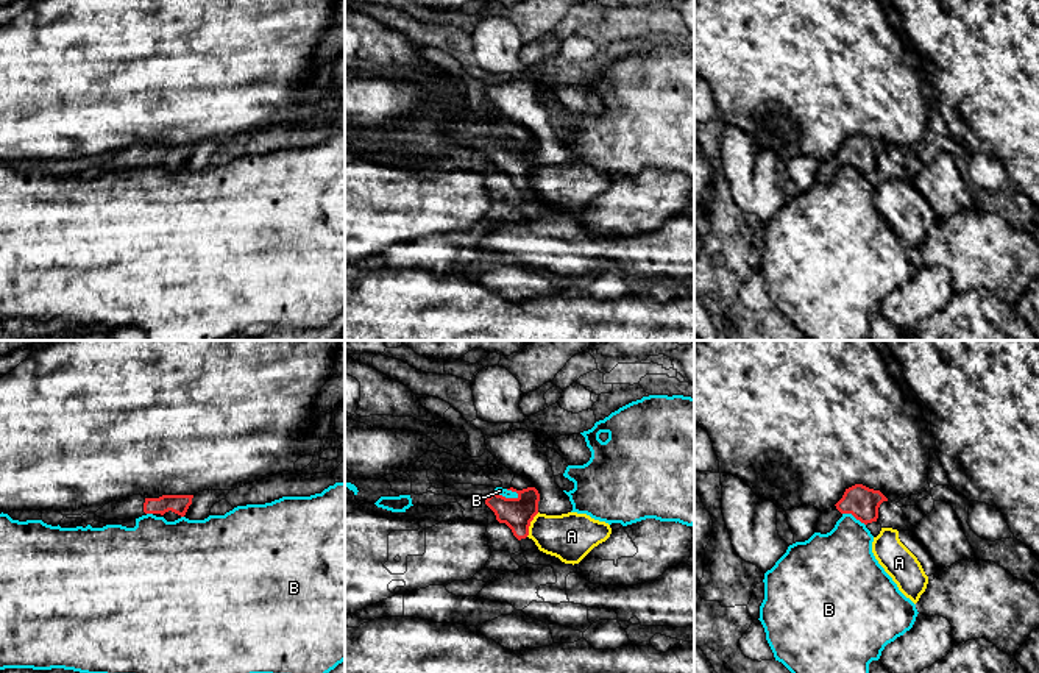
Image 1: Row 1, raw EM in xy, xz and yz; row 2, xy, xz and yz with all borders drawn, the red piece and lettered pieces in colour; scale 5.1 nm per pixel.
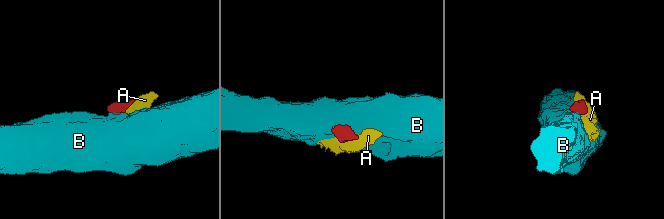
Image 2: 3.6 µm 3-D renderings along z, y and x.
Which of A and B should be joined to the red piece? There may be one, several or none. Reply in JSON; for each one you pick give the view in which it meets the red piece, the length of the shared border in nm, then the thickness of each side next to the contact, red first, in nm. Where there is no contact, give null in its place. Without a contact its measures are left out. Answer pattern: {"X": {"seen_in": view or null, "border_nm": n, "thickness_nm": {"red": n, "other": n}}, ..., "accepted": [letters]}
{"accepted": []}

